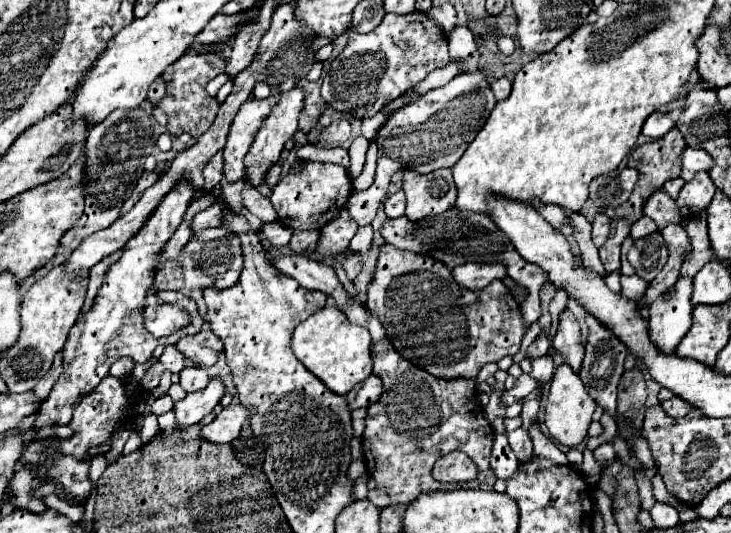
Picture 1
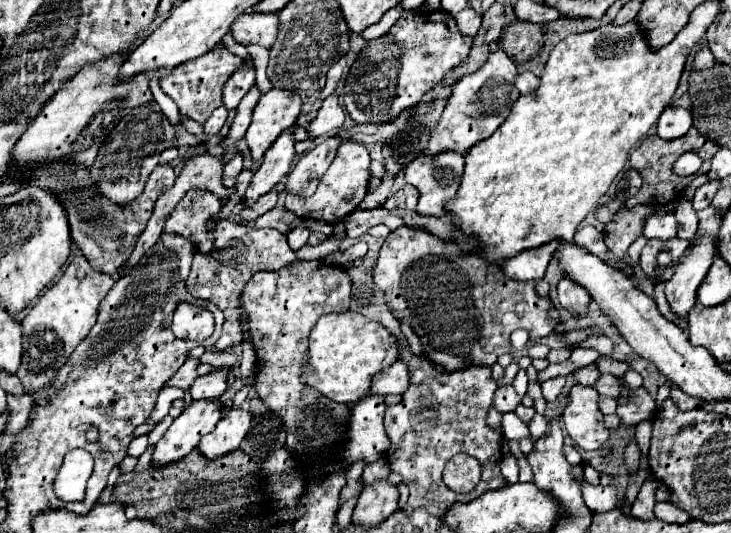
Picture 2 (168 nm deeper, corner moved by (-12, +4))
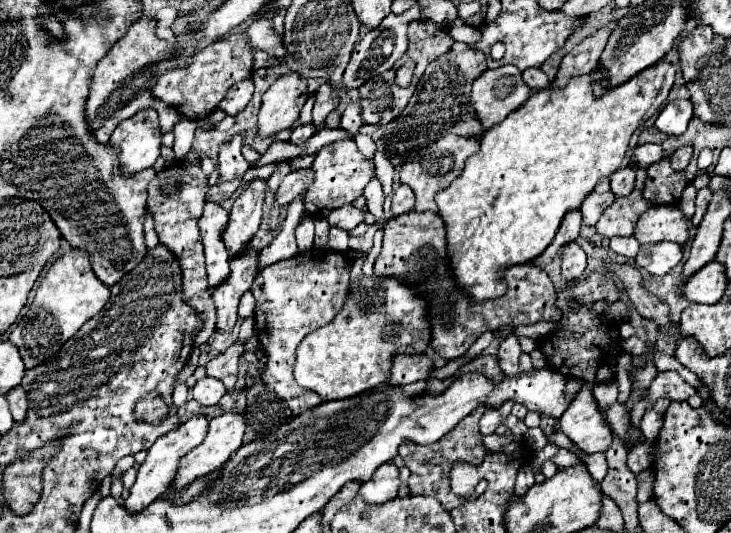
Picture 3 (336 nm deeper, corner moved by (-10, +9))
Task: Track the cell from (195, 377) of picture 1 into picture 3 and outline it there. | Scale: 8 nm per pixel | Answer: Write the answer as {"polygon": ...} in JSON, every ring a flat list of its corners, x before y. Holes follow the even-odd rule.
{"polygon":[[204,377,200,381,196,381,194,389,192,389,192,397,200,403,200,405,216,405,222,399,222,381,214,379,214,377]]}

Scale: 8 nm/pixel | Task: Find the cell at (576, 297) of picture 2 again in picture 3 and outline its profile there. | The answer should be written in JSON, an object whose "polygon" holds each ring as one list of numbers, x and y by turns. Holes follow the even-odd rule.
{"polygon":[[574,241,562,247,562,277,568,283,576,283,584,277,584,269,586,269,586,255,582,251,580,245,576,245]]}

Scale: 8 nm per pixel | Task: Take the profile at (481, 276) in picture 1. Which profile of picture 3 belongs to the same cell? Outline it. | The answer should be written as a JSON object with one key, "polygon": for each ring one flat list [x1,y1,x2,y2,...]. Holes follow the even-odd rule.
{"polygon":[[570,211,570,213,566,213,566,217,562,219,562,225,560,225,554,241,548,245,548,249,546,249,542,255,538,255,532,263,538,265,538,267,548,265,548,263,554,259,554,255,556,255,566,243,570,243,570,241,574,241,574,239,578,237,580,225,582,225,582,215,580,215,580,211]]}

